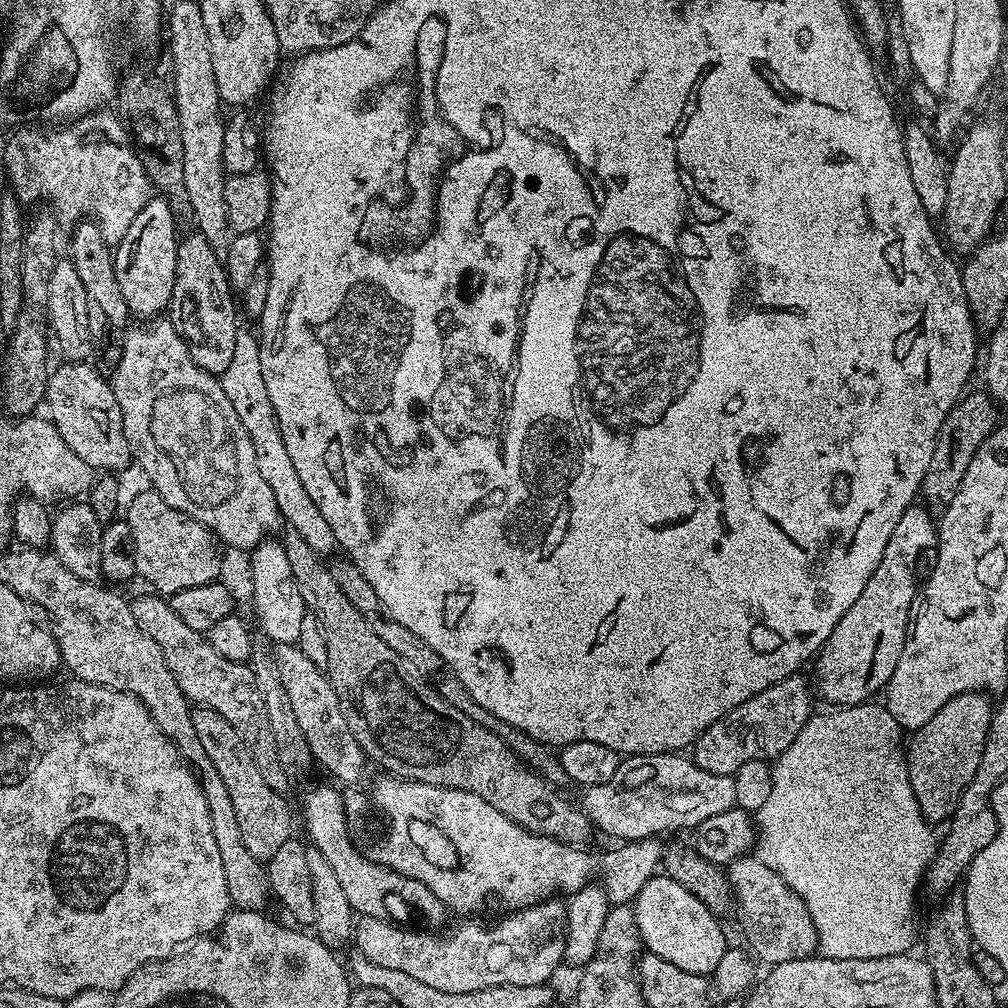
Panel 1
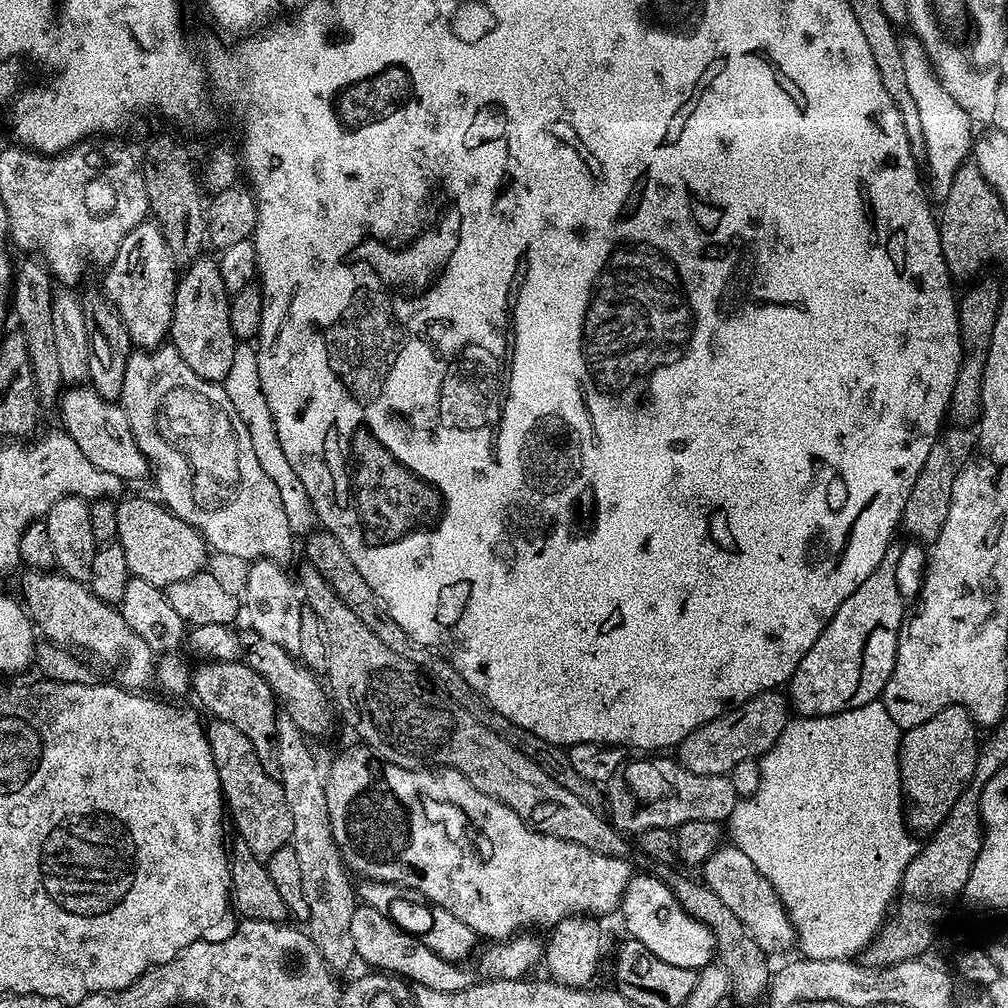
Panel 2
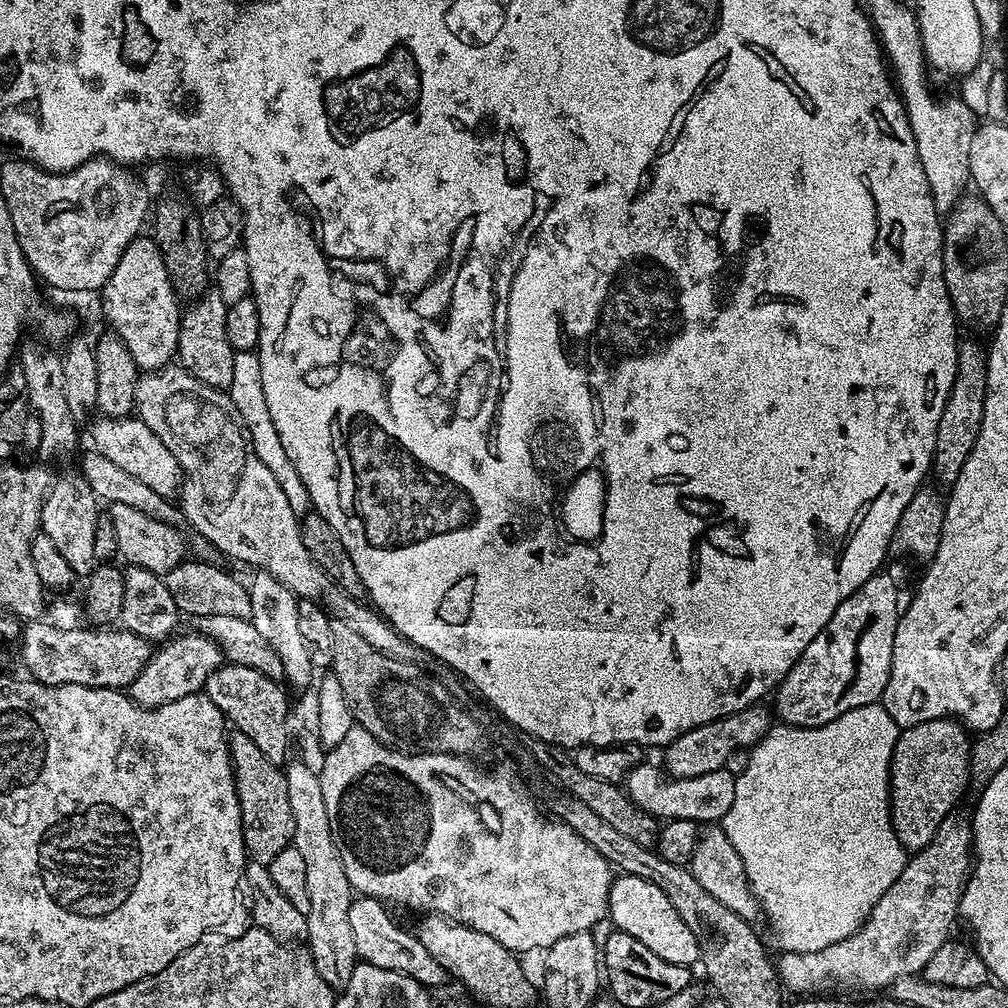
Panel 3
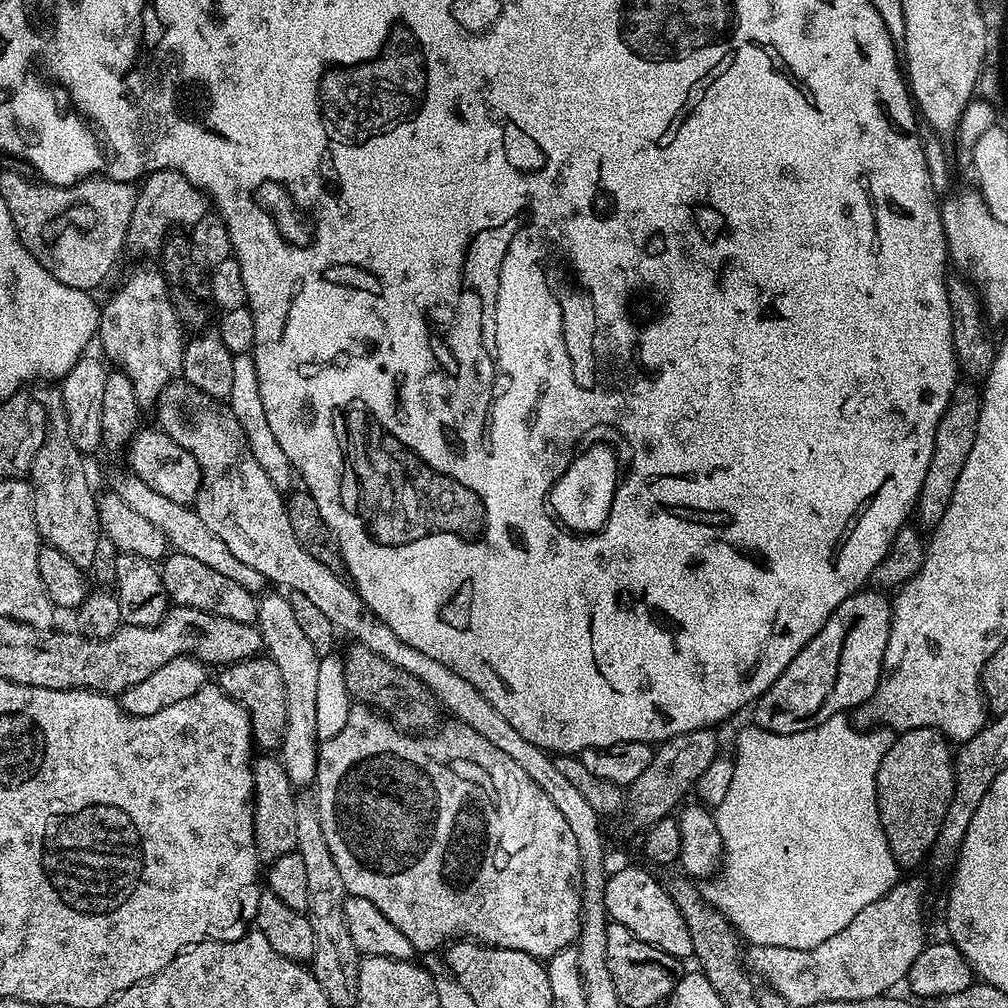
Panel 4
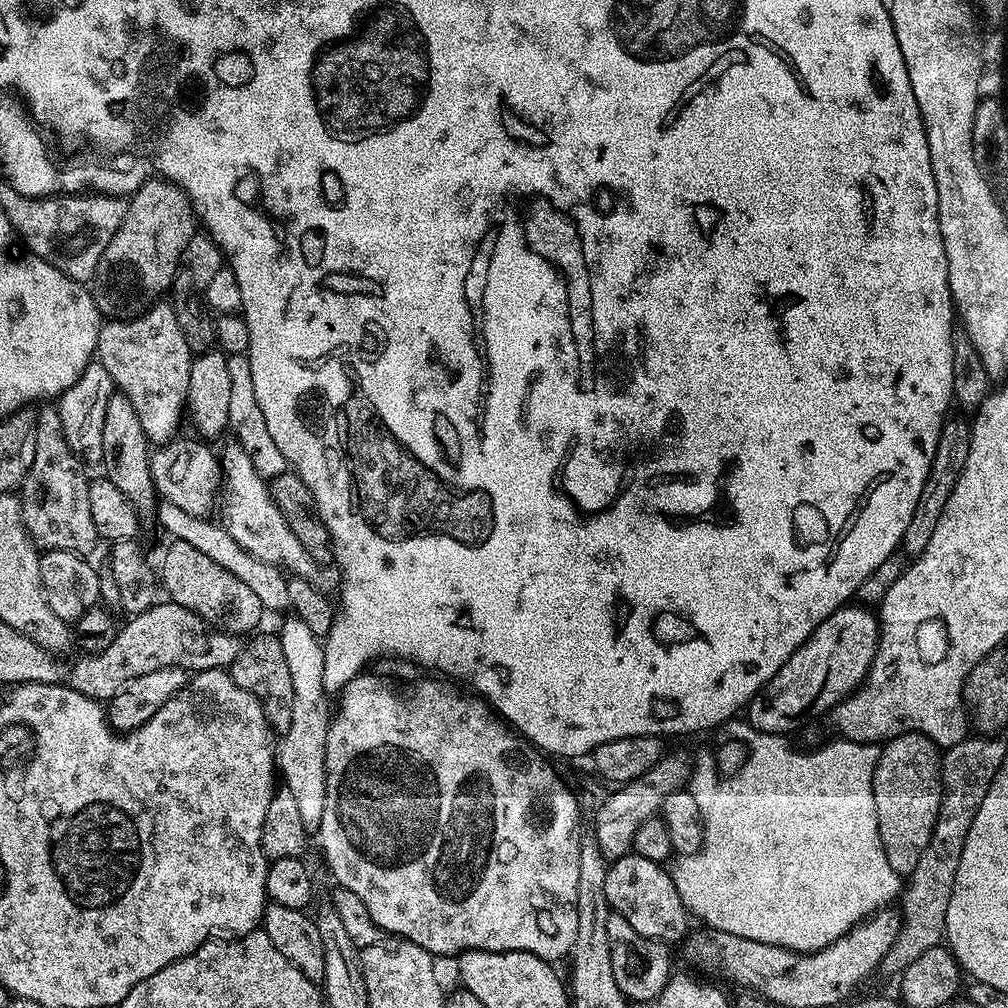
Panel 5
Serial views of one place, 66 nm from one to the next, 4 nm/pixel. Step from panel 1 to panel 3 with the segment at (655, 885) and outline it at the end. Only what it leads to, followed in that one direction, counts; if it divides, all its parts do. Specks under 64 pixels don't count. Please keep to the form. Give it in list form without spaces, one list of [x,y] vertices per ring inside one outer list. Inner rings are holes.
[[[617,875],[608,891],[608,916],[619,931],[638,938],[646,950],[654,950],[666,962],[692,966],[700,959],[700,944],[690,926],[678,918],[678,910],[674,910],[670,898],[654,882],[646,882],[646,878]]]

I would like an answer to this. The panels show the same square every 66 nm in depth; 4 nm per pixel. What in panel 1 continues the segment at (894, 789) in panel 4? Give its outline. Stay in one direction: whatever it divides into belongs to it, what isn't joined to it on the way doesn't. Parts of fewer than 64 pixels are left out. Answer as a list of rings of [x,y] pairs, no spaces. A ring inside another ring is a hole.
[[[963,692],[950,698],[950,702],[946,702],[934,718],[930,718],[930,722],[911,733],[909,744],[907,741],[906,763],[910,786],[914,790],[914,798],[918,798],[922,814],[929,822],[947,821],[951,817],[960,795],[974,778],[974,770],[978,770],[994,711],[988,700],[987,695],[978,692]]]

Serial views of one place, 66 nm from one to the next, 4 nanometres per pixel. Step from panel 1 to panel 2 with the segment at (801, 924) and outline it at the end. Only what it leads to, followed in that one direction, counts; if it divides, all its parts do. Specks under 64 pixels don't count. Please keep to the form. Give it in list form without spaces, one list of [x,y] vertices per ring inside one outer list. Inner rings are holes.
[[[728,842],[716,849],[710,858],[702,866],[703,883],[707,884],[722,902],[730,908],[731,913],[742,922],[742,926],[747,930],[750,938],[758,944],[764,953],[773,954],[773,952],[788,952],[796,944],[796,928],[788,916],[784,903],[780,901],[780,895],[770,886],[762,874],[758,874],[758,866],[742,854],[735,844]]]

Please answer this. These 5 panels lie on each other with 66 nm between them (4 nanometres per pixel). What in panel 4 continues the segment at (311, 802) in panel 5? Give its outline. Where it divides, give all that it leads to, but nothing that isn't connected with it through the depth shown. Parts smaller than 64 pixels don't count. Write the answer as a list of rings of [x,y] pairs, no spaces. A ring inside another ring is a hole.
[[[279,591],[270,592],[259,597],[255,623],[264,640],[267,659],[272,660],[274,666],[278,666],[278,674],[282,674],[282,686],[286,686],[286,722],[288,725],[284,741],[280,743],[278,749],[278,758],[284,763],[284,769],[292,785],[300,789],[306,787],[307,784],[309,787],[316,778],[318,741],[315,702],[318,698],[318,666],[322,663],[322,658],[314,650],[314,646],[310,646],[310,641],[303,636],[297,620],[294,619],[294,614],[290,611],[287,595]]]

